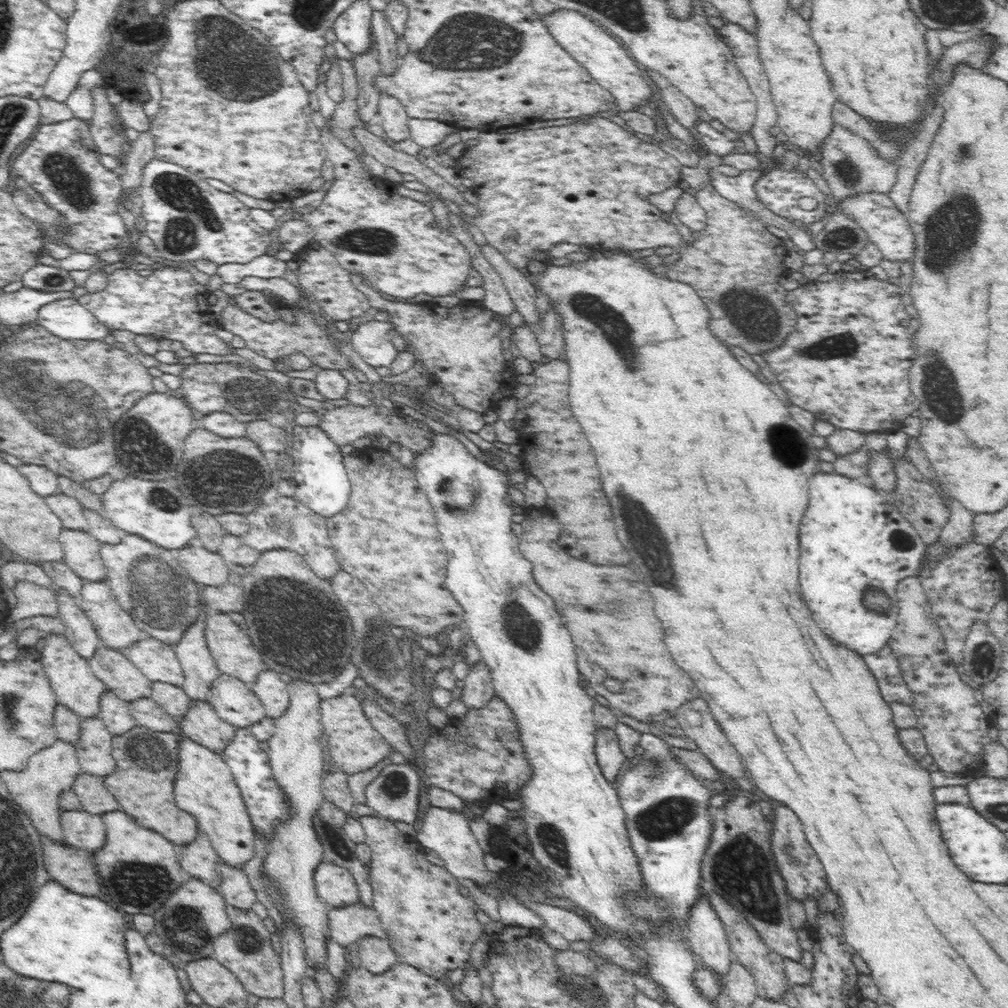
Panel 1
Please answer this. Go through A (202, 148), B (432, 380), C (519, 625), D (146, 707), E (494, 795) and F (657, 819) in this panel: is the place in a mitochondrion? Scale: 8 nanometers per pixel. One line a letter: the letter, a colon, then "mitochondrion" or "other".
A: other
B: other
C: mitochondrion
D: other
E: other
F: mitochondrion

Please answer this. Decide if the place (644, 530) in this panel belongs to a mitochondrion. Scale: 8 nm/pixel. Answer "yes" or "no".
yes

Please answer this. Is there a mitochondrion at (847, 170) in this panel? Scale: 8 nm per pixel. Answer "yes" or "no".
yes

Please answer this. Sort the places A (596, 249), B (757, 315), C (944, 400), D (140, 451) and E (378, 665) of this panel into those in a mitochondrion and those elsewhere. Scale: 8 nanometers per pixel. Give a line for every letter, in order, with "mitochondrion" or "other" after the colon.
A: other
B: mitochondrion
C: mitochondrion
D: mitochondrion
E: mitochondrion

